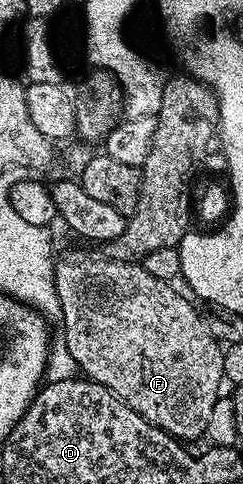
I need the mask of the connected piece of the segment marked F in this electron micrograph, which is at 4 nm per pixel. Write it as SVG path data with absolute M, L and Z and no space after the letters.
M103 257L96 259L61 259L54 264L55 292L58 295L57 310L62 310L62 335L66 352L74 359L75 368L85 378L107 387L114 395L118 395L140 417L144 417L152 425L162 428L169 435L179 441L190 441L186 439L202 439L208 429L208 417L212 417L212 405L220 398L221 387L224 387L224 347L219 343L216 336L210 332L207 320L198 316L198 311L174 288L167 280L152 277L148 269L142 267L141 262L121 263Z

